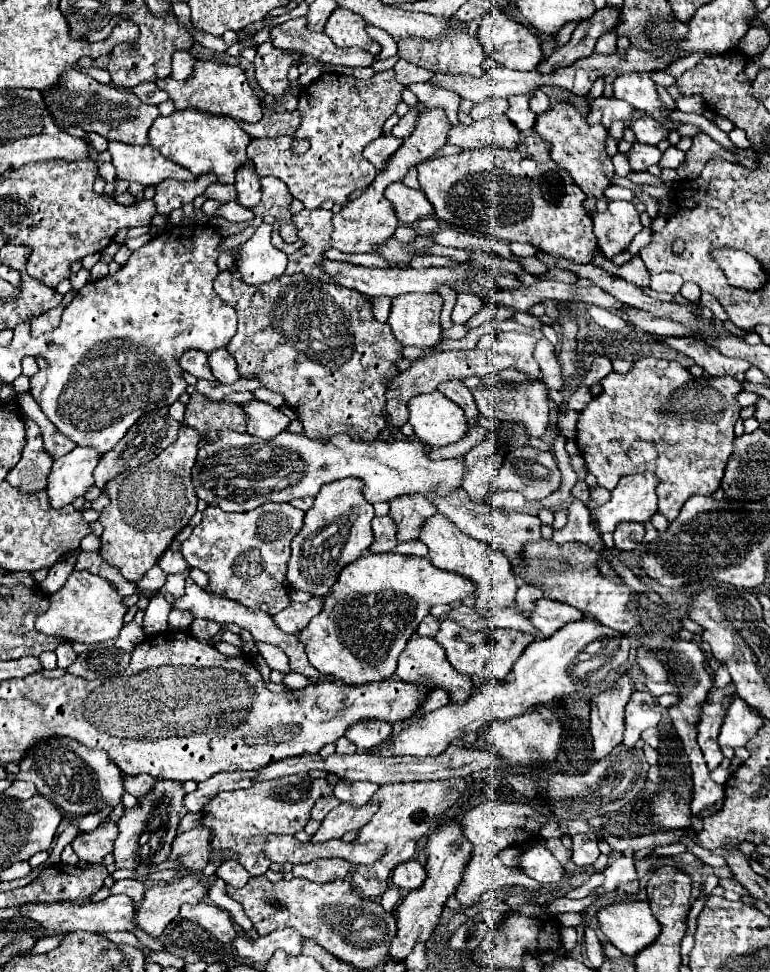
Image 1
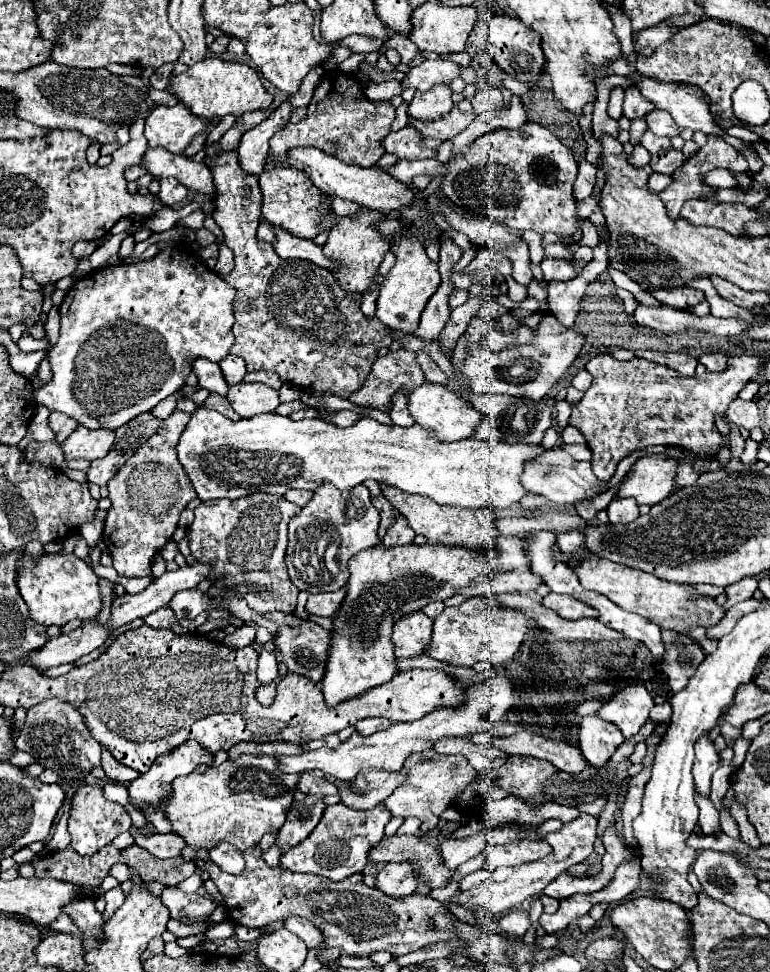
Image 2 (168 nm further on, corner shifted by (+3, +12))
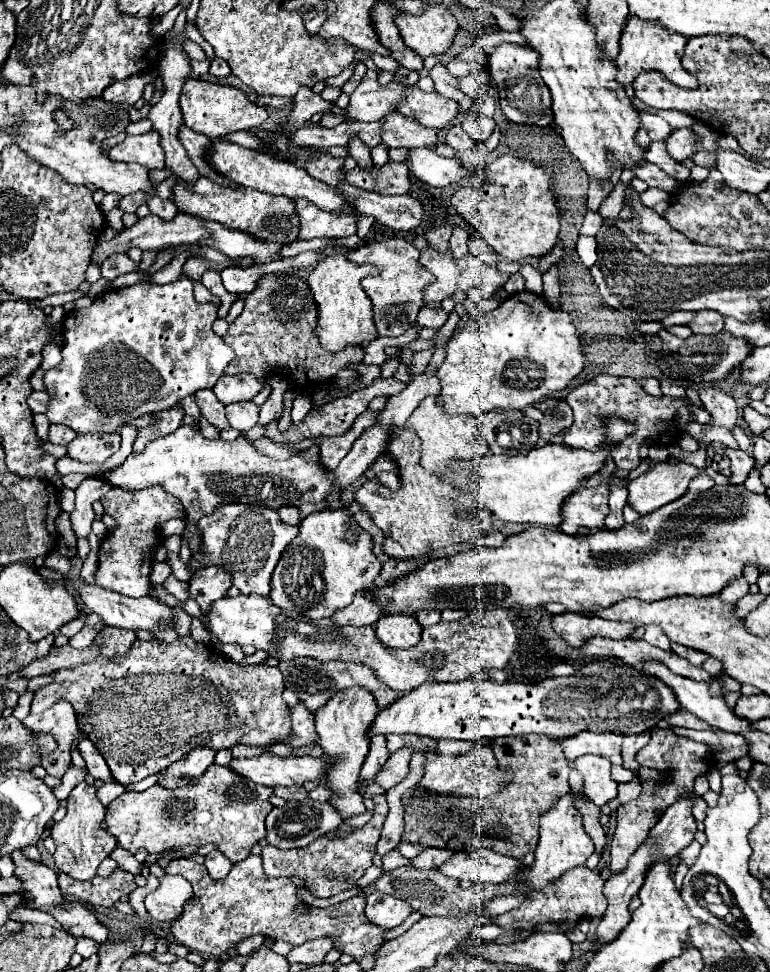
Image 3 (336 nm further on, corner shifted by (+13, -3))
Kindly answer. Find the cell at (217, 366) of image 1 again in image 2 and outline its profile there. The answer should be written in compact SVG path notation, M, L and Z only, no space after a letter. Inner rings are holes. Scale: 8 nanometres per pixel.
M236 355L226 357L226 361L220 361L220 369L222 369L224 379L228 381L228 385L240 383L240 381L244 379L244 375L246 375L246 365L244 365L244 361L242 361L240 357L236 357Z

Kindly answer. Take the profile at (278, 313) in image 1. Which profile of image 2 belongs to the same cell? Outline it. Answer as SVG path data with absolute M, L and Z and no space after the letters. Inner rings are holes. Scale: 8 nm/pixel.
M218 143L206 145L206 165L214 173L214 183L218 183L218 201L214 209L214 221L222 227L226 245L232 249L236 267L226 277L230 285L236 289L234 297L234 335L236 343L232 353L246 361L248 371L276 371L282 381L294 383L304 391L332 391L344 399L350 393L358 391L366 375L372 369L376 353L380 347L390 347L392 339L388 335L388 327L382 325L378 319L366 319L360 311L360 295L342 293L334 275L304 259L280 259L272 245L266 241L258 241L256 229L260 223L260 209L262 209L262 191L258 185L258 177L246 173L238 163L236 151L222 151Z

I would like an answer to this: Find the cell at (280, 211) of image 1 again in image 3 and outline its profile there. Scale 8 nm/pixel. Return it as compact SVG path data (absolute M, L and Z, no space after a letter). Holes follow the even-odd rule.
M306 198L292 200L296 206L296 214L300 218L298 240L312 238L344 238L356 234L356 214L350 210L342 212L326 212L314 206Z

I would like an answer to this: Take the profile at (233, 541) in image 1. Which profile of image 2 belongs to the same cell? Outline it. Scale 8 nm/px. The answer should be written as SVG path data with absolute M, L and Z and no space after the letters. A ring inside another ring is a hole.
M252 493L242 499L218 499L200 503L194 509L194 523L190 525L190 551L198 561L208 561L212 565L210 577L222 577L216 581L208 593L222 597L222 587L256 583L262 587L262 593L246 597L248 607L264 615L270 611L292 613L296 607L298 589L286 573L286 543L288 543L288 523L294 515L300 513L300 507L286 501L282 495L270 493Z

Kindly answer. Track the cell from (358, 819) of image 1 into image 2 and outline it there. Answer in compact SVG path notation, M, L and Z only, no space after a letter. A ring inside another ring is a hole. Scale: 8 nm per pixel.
M364 769L354 779L354 789L364 791L362 795L352 791L340 791L342 803L352 809L374 809L380 805L396 787L406 781L402 771L386 771L386 769Z

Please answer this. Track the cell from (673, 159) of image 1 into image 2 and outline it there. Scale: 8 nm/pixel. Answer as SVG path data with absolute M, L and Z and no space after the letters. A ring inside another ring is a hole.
M670 149L670 151L666 151L666 153L656 153L656 155L652 155L650 167L652 167L654 171L658 171L658 173L672 175L684 161L686 161L686 157L684 157L682 151Z

